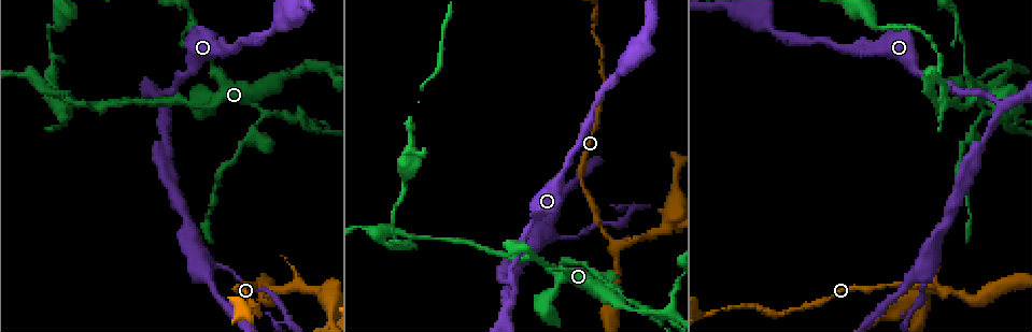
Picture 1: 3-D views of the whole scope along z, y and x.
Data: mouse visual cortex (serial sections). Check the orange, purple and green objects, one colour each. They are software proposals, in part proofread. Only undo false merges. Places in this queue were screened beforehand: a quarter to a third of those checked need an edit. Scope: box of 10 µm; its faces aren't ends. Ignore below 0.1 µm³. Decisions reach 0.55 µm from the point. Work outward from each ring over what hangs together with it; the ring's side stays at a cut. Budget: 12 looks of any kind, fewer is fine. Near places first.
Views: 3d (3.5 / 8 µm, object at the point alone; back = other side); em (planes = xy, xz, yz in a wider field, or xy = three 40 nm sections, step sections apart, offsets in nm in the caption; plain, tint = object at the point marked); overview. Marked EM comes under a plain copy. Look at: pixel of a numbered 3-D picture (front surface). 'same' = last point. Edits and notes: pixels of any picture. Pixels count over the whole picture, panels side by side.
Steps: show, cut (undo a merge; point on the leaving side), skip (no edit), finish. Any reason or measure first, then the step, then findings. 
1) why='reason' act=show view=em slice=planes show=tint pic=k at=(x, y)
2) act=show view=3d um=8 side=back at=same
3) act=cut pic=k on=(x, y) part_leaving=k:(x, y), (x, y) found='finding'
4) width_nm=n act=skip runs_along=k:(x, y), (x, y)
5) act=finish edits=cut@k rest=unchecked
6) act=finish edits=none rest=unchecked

act=show view=3d um=8 pic=1 at=(322, 295)

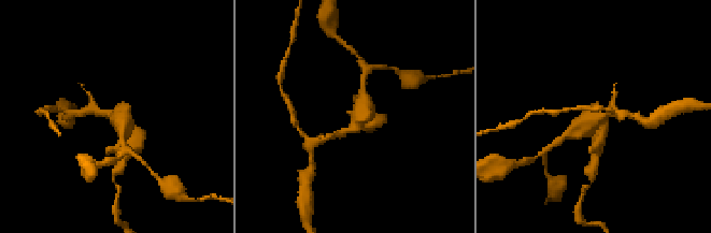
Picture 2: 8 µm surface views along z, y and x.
why='closer look' act=show view=3d um=3.5 at=same

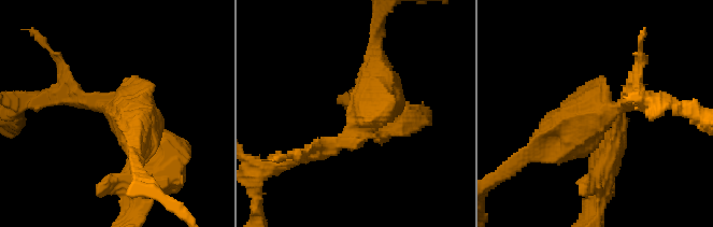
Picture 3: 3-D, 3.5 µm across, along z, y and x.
arms=3 arm_widths_nm=200,300,600 act=show view=em slice=xy step=1 show=tint pic=3 at=(609, 108)

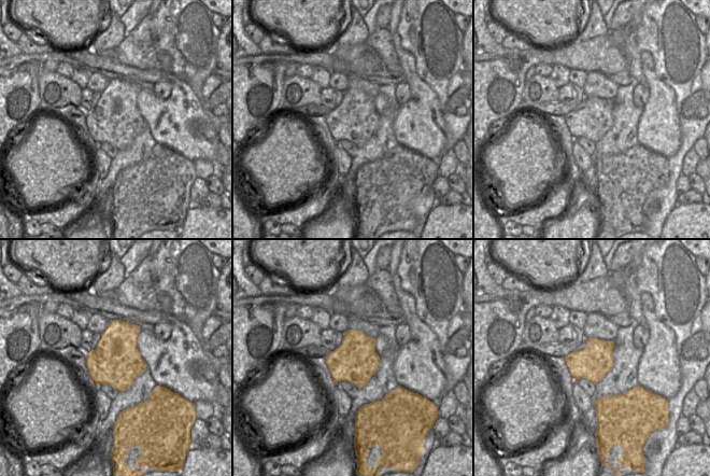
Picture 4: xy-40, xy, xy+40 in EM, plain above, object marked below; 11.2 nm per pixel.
width_nm=500 act=cut pic=3 on=(610, 174) found='two cells meet here'

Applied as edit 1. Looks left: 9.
why='sudden change in width' act=show view=3d um=3.5 pic=1 at=(957, 18)

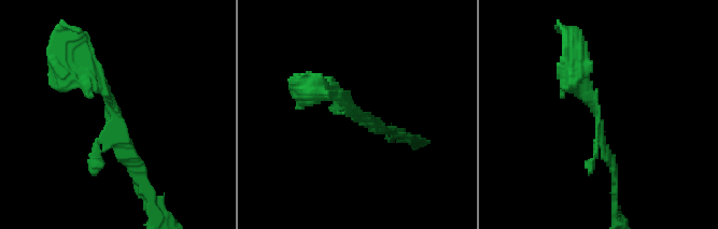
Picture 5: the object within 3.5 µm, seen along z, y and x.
act=show view=em slice=xy step=5 show=tint pic=5 at=(353, 116)

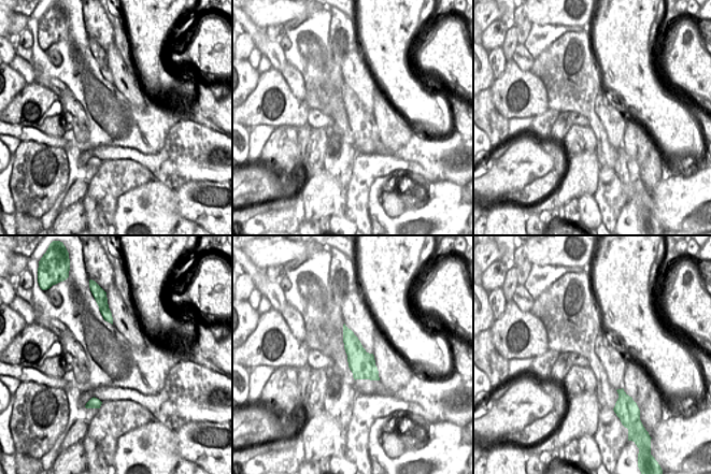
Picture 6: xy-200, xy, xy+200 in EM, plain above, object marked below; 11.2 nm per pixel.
width_nm=300 act=skip runs_along=5:(146, 177), (100, 77), (76, 68) found='continuous, no second cell'

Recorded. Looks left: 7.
why='branch point' act=show view=3d um=3.5 pic=1 at=(506, 307)

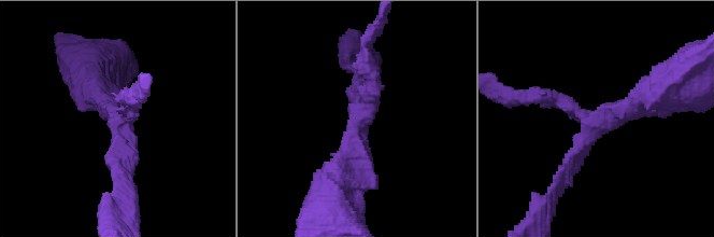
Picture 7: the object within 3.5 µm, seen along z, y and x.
why='now the EM' act=show view=em slice=xy step=3 show=tint pic=7 at=(591, 124)

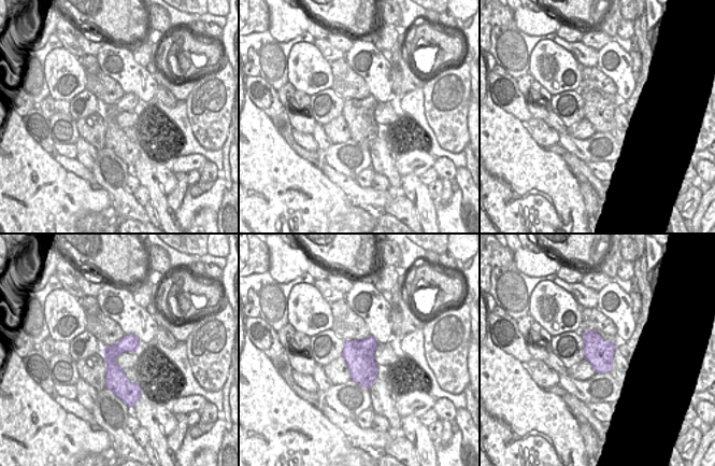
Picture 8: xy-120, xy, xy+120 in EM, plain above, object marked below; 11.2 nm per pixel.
width_nm=340 act=skip runs_along=7:(536, 97), (593, 124), (557, 186) found='continuous, no second cell'

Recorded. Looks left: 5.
act=show view=3d um=3.5 pic=1 at=(388, 245)

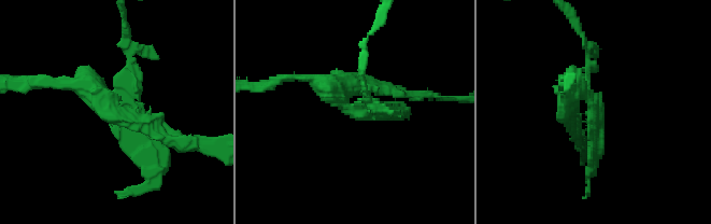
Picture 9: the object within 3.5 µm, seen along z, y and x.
why='now the EM' act=show view=em slice=xy step=3 show=tint pic=9 at=(596, 102)

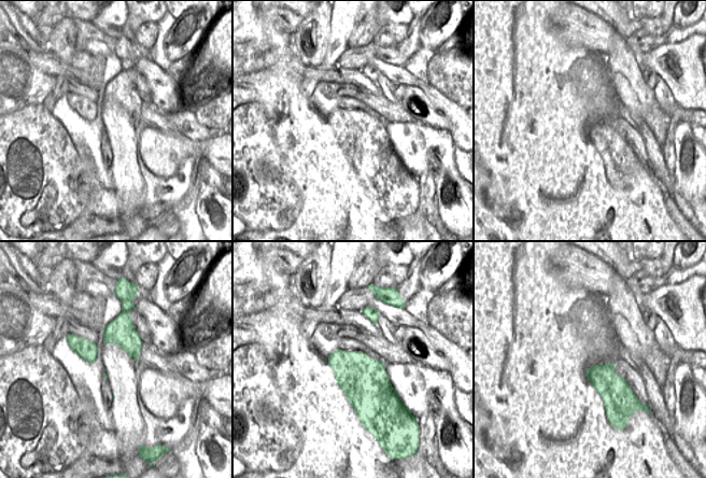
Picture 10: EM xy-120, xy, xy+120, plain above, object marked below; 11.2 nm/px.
act=show view=em slice=planes show=tint at=same

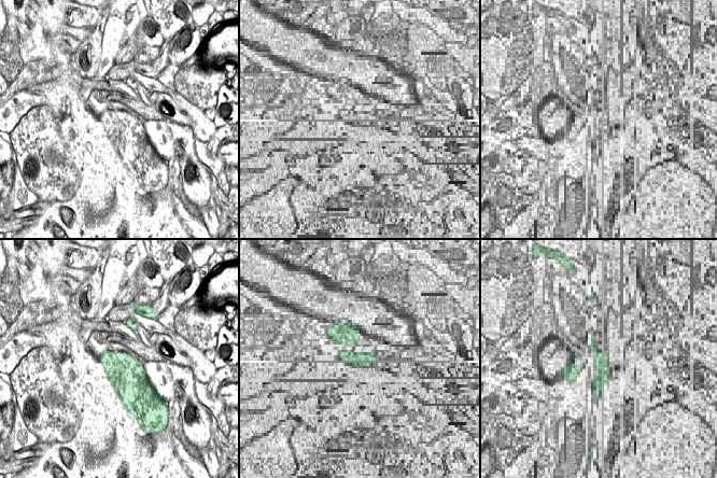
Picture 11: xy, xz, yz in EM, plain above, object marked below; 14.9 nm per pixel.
act=cut pic=9 on=(592, 142) part_leaving=9:(125, 100), (134, 89), (125, 20) found='two cells meet here'

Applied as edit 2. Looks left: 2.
act=show view=3d um=3.5 pic=1 at=(319, 66)

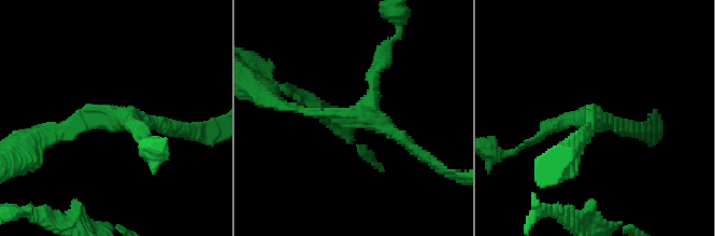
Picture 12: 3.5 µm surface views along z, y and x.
act=show view=em slice=xy step=3 show=tint pic=12 at=(117, 122)

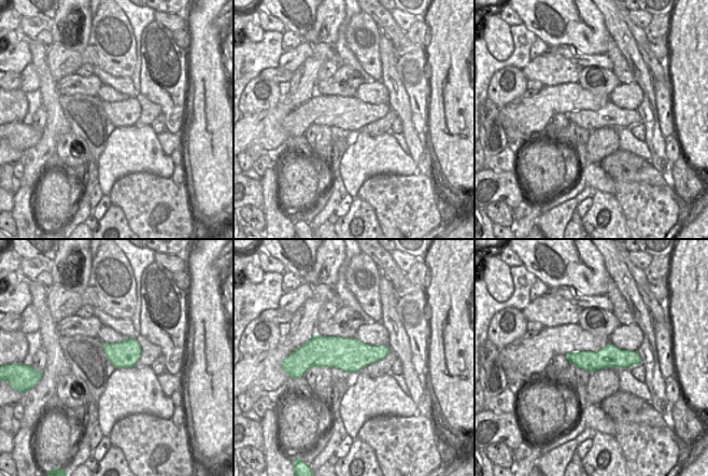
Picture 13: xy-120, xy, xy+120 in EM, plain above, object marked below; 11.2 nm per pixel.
arm_widths_nm=150,150,200 act=skip found='all the same cell'

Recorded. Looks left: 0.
act=finish edits=cut@3,cut@9 rest=unchecked

